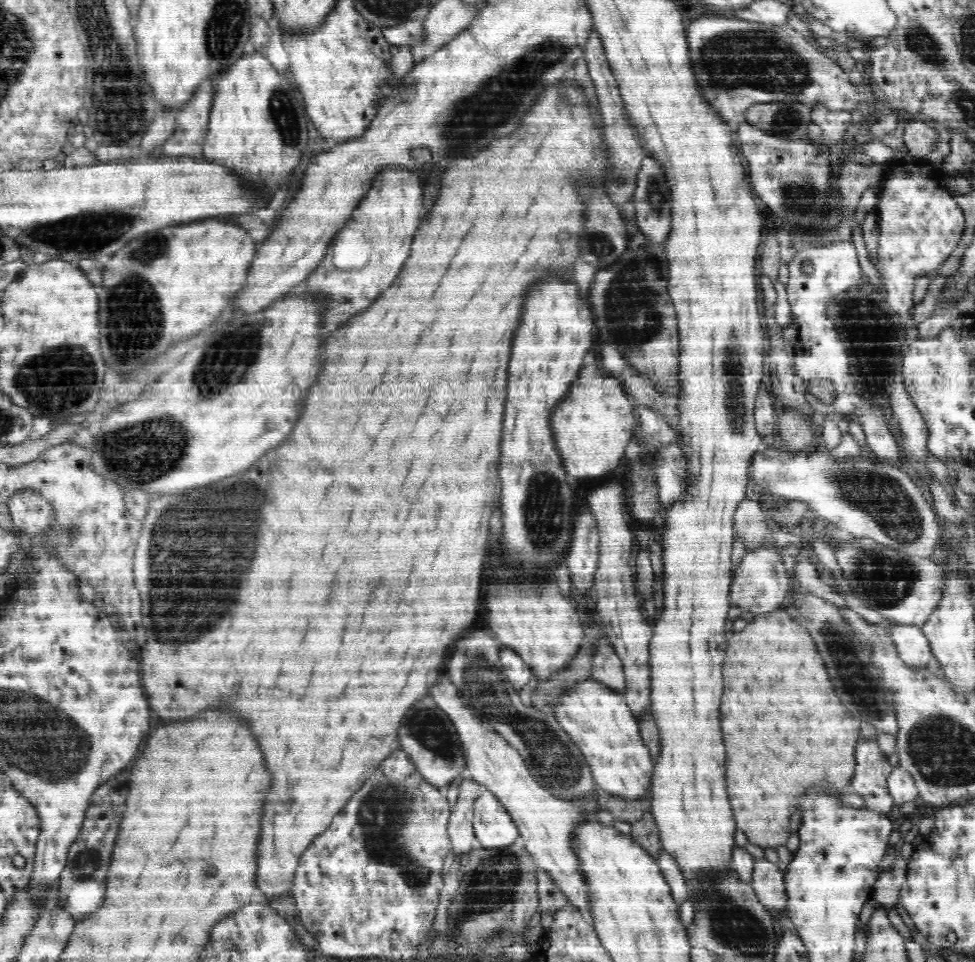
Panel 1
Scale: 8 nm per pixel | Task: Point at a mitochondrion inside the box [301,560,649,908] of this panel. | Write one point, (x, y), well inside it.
(389, 815)

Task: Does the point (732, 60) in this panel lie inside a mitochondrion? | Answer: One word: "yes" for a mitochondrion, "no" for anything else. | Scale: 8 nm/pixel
yes

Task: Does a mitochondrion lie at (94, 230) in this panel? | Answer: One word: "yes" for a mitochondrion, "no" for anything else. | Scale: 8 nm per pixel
yes

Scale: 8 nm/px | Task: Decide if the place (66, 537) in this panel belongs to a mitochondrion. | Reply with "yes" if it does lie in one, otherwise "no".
yes

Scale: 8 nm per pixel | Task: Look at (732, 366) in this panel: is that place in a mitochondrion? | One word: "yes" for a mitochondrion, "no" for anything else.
yes

